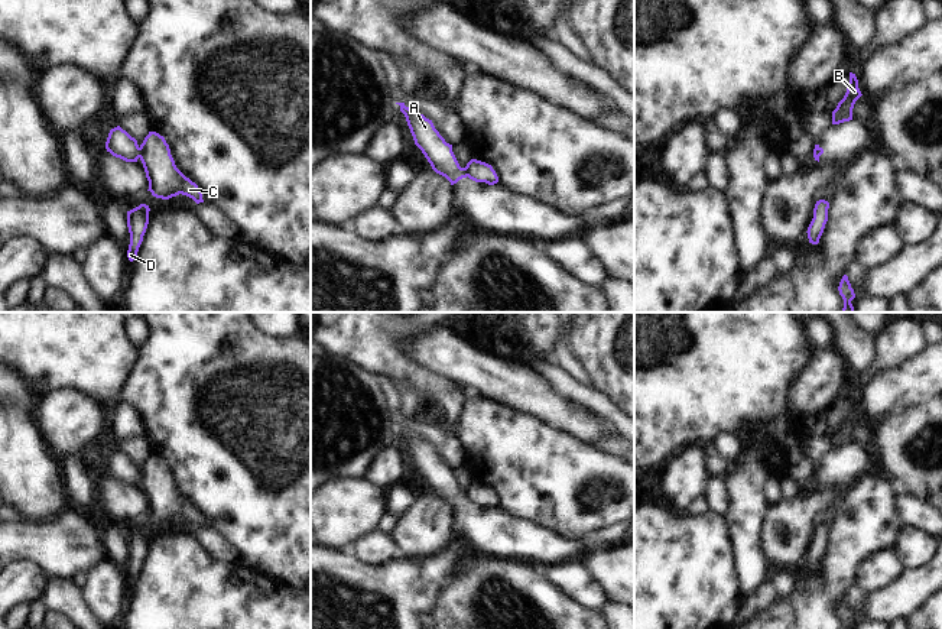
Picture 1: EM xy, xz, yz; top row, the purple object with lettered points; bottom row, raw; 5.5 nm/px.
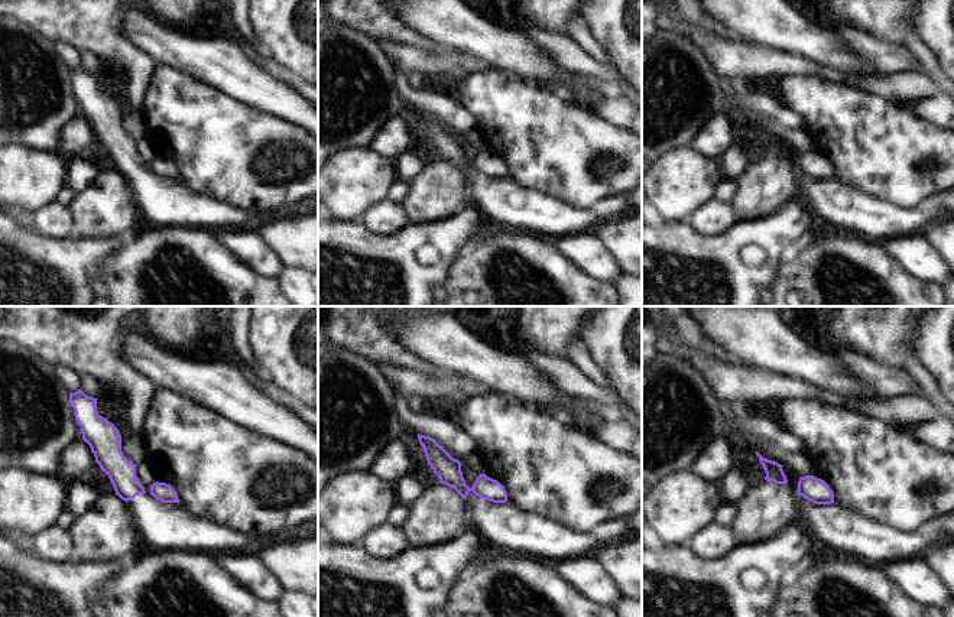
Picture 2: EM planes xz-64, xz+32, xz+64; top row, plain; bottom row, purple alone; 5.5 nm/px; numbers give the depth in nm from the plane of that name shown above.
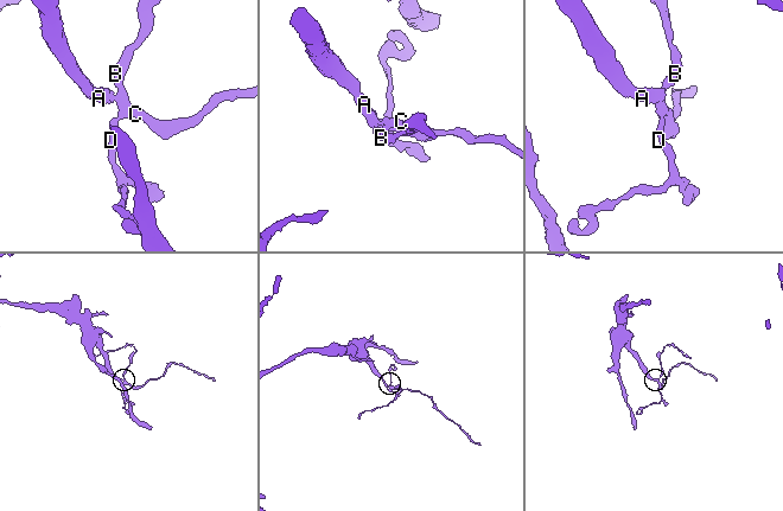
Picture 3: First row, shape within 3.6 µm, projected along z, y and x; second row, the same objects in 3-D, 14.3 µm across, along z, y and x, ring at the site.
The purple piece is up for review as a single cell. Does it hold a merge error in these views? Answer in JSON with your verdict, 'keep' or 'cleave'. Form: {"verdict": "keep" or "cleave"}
{"verdict": "cleave"}

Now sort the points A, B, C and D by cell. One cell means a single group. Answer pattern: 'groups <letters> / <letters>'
groups A / B C D

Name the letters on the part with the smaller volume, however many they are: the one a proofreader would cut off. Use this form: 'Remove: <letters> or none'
Remove: B, C, D

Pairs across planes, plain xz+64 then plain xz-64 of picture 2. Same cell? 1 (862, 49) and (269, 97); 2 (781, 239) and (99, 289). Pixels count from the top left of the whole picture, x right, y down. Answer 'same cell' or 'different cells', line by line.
1: different cells
2: different cells

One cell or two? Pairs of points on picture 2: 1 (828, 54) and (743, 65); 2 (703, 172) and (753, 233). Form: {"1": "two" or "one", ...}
{"1": "two", "2": "two"}

